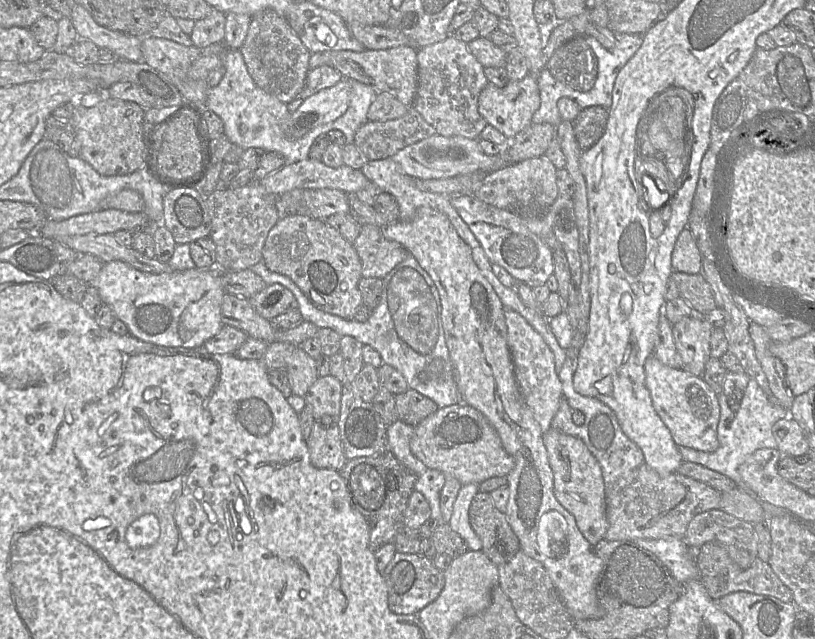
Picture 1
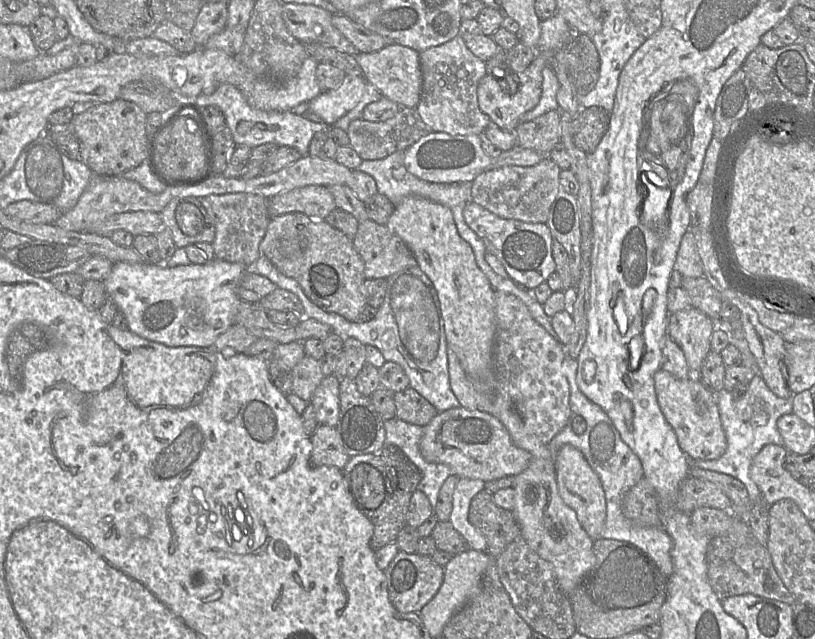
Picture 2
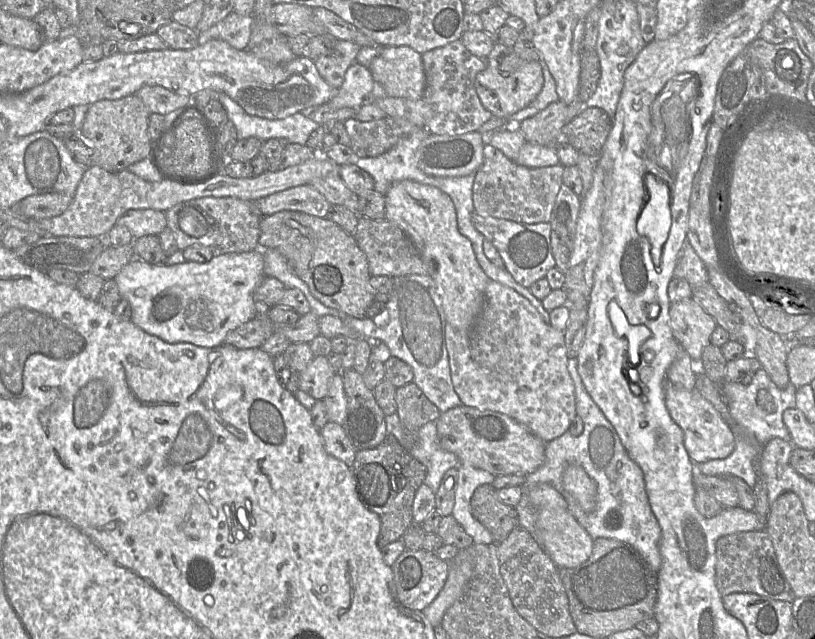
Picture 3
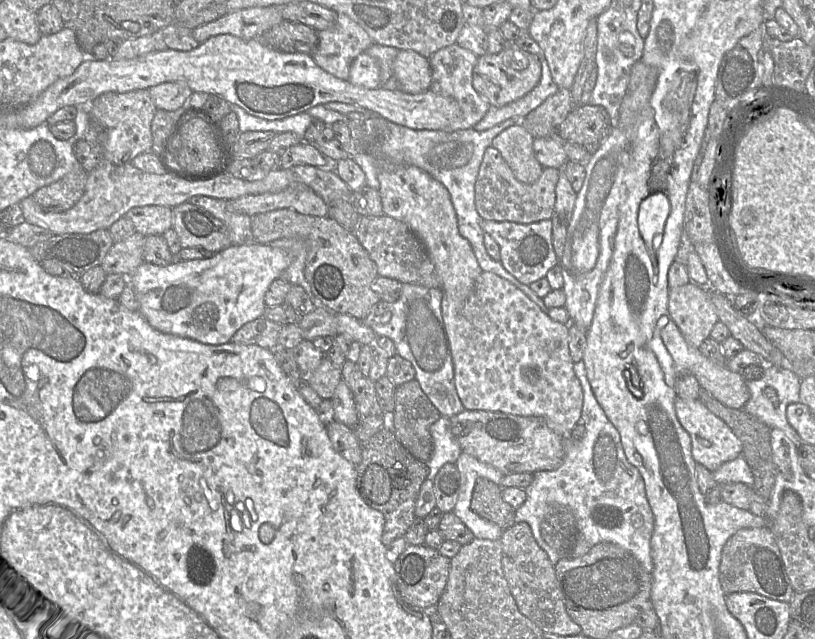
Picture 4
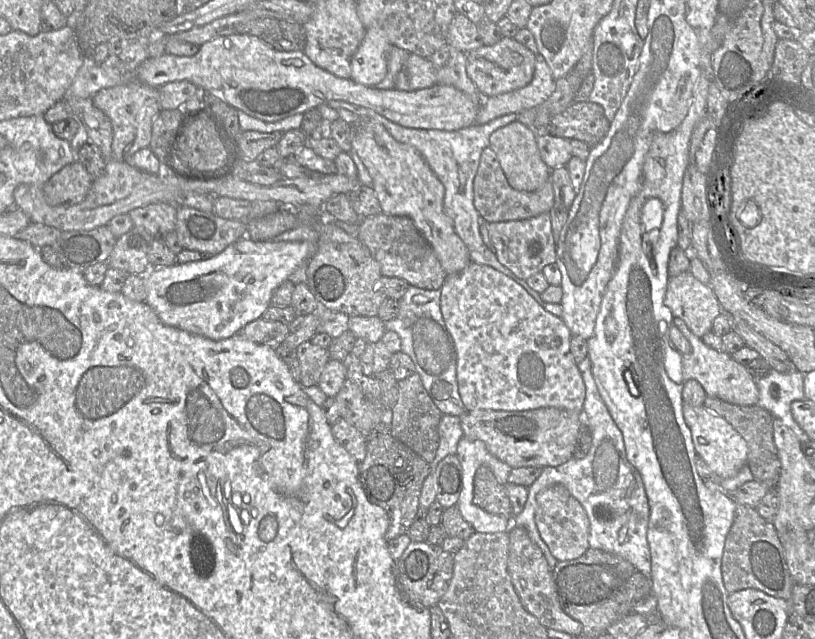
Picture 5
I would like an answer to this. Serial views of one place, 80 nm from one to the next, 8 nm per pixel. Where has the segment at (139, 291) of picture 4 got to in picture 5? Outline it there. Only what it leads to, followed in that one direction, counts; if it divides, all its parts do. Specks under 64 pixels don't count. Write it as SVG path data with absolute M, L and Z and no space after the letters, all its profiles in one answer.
M242 237L222 252L207 260L151 268L144 276L146 303L162 323L212 340L222 340L237 334L246 324L262 317L271 305L273 291L314 254L316 244L309 241L253 241Z

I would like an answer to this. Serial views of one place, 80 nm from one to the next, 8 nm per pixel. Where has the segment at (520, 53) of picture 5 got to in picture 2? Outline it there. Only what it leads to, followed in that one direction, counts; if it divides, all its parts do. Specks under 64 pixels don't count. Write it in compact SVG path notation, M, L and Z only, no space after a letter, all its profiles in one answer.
M537 52L533 62L523 71L514 72L509 66L506 69L507 75L516 78L518 84L518 91L515 94L506 94L499 85L498 79L486 74L478 83L477 95L478 105L480 110L489 116L491 121L500 129L506 131L515 131L517 125L520 123L521 116L529 110L532 110L538 103L542 93L542 70L548 65L548 57L542 53Z

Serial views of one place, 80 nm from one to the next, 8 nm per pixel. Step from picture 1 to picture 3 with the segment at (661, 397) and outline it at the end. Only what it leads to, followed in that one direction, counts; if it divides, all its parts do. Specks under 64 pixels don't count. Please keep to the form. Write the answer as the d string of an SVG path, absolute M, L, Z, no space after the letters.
M665 383L665 404L672 419L682 429L684 446L695 463L728 457L735 448L735 435L720 413L704 398L698 390L685 390Z

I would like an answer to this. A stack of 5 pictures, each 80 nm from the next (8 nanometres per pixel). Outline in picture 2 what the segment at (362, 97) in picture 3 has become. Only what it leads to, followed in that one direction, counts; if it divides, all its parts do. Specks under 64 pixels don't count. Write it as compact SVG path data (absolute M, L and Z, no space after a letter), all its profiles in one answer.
M346 74L342 84L331 90L322 91L309 101L309 110L318 115L327 125L352 110L361 100L367 81L363 75Z

